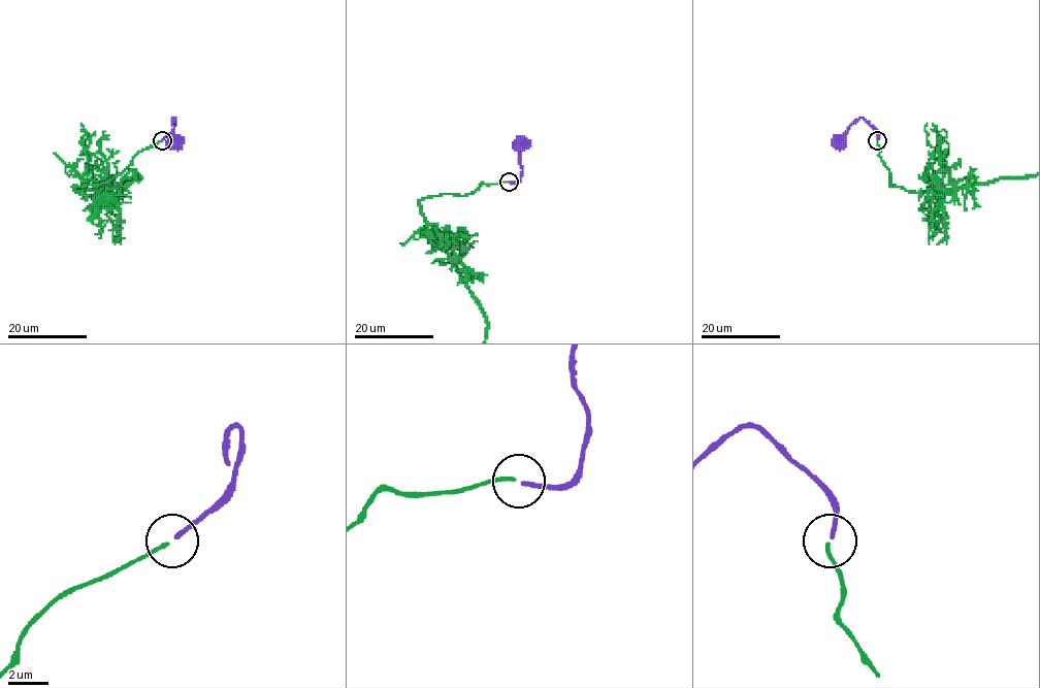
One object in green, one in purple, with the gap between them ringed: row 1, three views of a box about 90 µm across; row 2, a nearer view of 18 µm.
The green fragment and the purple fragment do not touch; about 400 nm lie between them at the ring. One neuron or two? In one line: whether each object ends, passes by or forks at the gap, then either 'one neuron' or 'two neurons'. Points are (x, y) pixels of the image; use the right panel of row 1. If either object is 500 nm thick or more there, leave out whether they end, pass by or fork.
green ends there; purple ends there; two neurons

